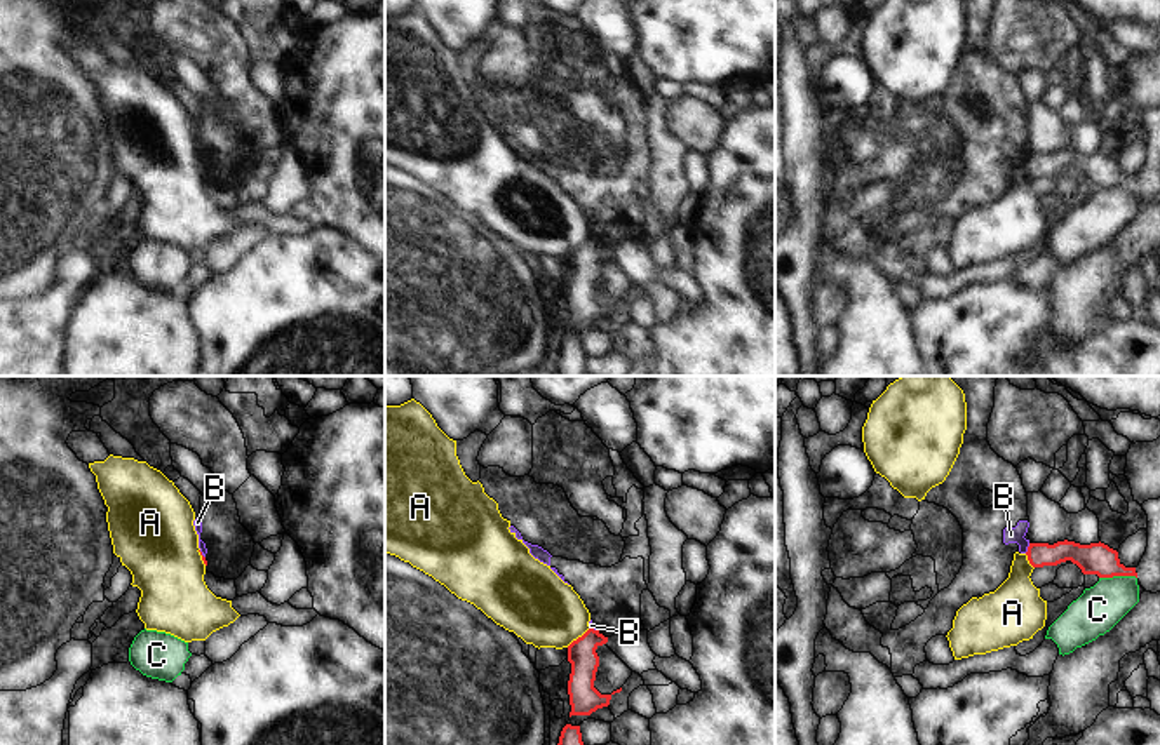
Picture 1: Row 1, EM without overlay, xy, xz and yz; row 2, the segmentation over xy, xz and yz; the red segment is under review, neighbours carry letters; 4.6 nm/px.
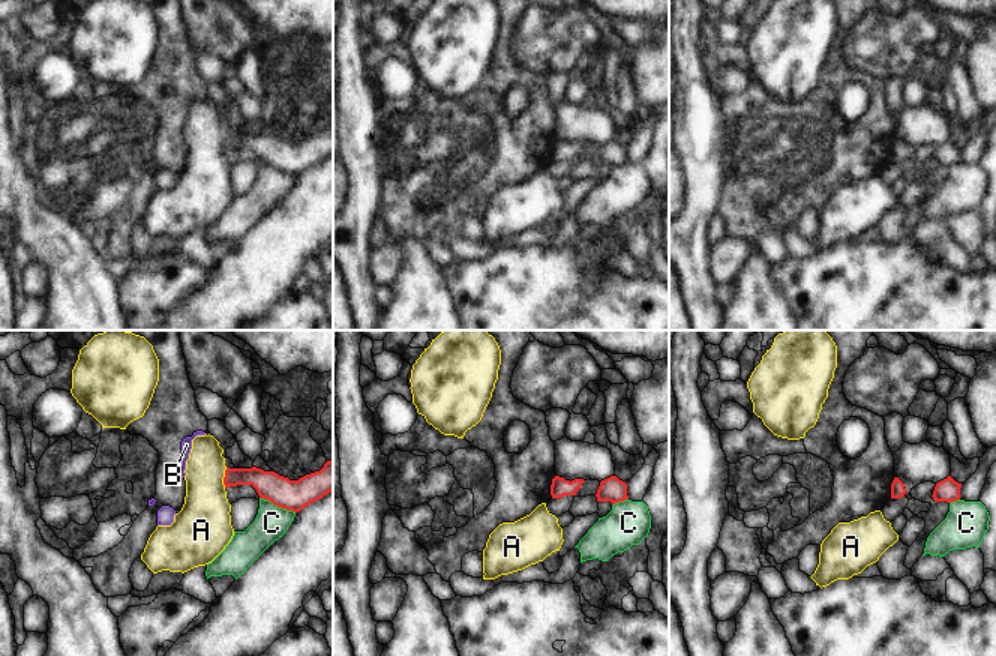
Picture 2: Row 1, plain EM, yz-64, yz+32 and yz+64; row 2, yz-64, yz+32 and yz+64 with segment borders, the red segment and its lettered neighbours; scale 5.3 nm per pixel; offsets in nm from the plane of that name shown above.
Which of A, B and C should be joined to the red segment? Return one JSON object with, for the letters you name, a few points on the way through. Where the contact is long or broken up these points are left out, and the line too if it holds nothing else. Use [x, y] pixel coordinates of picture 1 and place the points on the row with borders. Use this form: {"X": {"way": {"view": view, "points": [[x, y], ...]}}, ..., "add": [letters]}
{"add": []}

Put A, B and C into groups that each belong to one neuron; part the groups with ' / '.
A B / C

